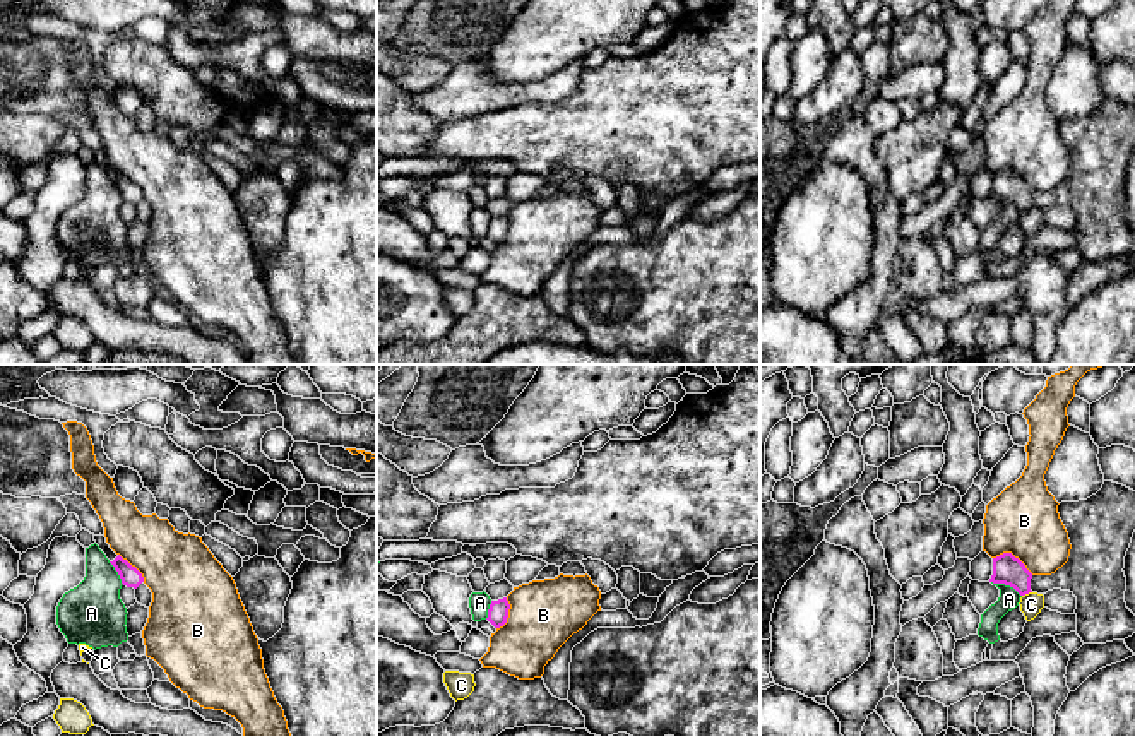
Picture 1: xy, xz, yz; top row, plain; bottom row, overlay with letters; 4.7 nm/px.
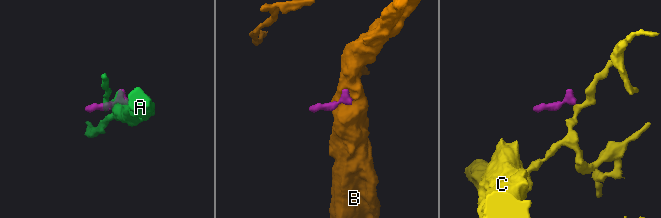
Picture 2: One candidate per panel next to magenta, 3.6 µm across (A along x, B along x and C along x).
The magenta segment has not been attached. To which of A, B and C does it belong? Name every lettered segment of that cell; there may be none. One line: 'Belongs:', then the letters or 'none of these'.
Belongs: none of these

